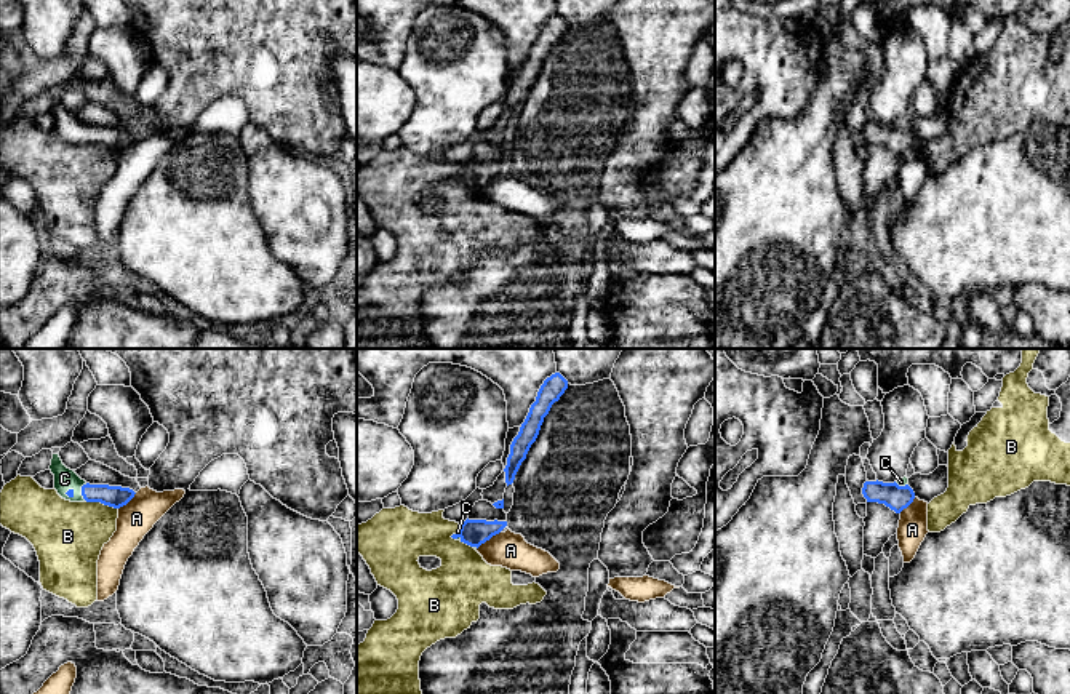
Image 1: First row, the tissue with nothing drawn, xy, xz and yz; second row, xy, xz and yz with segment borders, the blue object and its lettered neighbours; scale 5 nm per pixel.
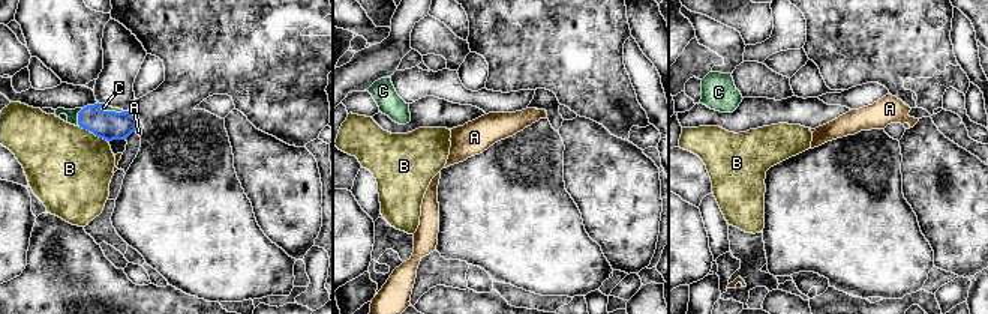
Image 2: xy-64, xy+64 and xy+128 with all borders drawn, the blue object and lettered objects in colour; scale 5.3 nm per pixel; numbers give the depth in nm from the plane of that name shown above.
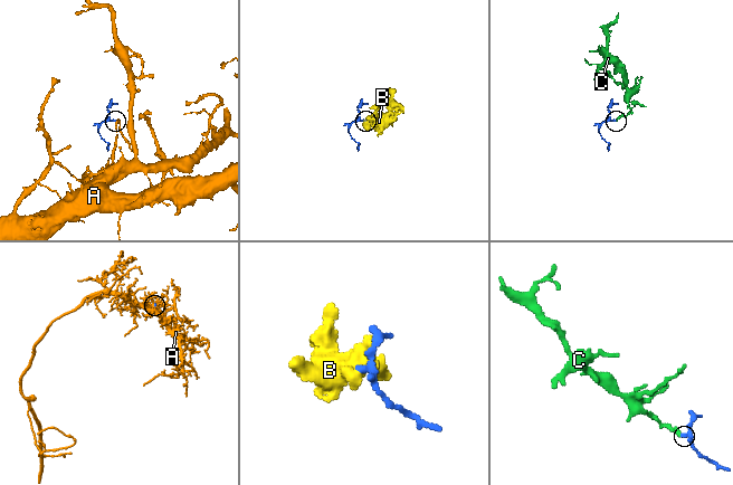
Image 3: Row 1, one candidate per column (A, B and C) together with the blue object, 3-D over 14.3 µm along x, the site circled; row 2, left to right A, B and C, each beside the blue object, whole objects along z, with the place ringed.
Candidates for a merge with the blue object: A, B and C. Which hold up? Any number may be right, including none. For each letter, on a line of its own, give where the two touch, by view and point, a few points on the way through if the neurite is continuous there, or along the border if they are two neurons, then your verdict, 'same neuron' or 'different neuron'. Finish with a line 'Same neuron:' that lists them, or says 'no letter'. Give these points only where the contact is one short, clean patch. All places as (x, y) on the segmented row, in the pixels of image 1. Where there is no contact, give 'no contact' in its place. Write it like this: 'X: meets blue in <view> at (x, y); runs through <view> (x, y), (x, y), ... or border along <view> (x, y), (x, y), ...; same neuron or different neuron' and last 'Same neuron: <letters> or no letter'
A: meets blue in xz at (488, 539); border along xz (499, 531), (477, 549); different neuron
B: meets blue in xy at (101, 502); border along xy (85, 499), (117, 509); different neuron
C: meets blue in xy at (82, 491); runs through xy (114, 496), (82, 491), (64, 478); same neuron
Same neuron: C

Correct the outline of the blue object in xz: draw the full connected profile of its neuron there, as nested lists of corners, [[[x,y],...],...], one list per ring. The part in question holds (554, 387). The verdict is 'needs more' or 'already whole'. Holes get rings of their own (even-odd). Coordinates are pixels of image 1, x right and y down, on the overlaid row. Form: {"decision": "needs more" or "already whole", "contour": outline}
{"decision": "already whole", "contour": [[[560,373],[552,374],[541,385],[536,401],[531,405],[518,435],[510,445],[510,454],[504,469],[507,486],[513,483],[521,462],[526,459],[531,445],[536,441],[544,417],[549,414],[552,405],[560,400],[566,389],[568,381]]]}

